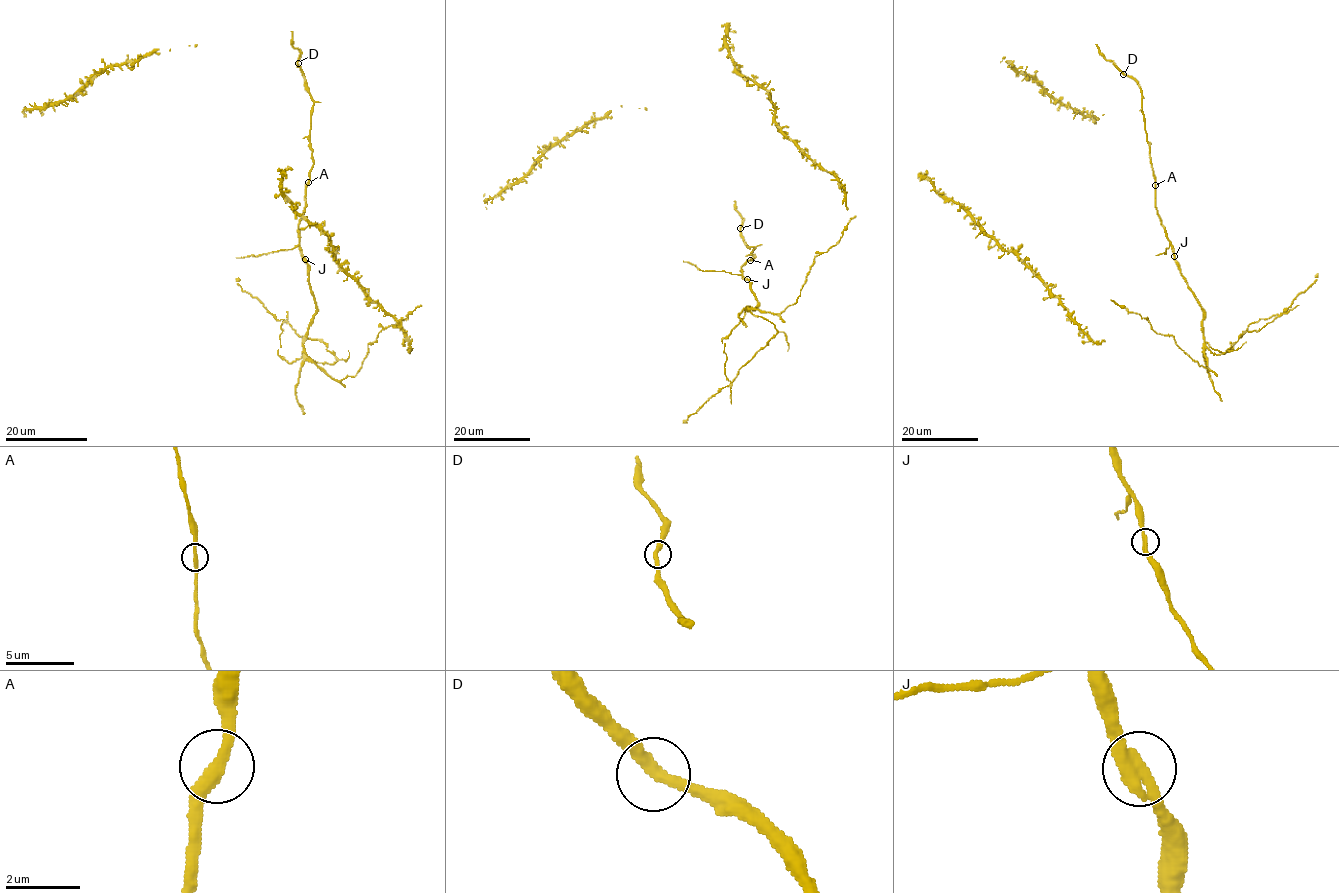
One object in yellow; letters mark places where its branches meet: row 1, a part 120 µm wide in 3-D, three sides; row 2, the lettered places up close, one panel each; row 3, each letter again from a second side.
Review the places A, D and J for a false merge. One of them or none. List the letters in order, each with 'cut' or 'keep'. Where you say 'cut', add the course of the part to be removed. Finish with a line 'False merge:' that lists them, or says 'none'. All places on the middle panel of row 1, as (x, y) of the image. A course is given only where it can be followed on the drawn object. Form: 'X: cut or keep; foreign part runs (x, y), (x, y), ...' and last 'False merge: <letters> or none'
A: keep
D: keep
J: keep
False merge: none

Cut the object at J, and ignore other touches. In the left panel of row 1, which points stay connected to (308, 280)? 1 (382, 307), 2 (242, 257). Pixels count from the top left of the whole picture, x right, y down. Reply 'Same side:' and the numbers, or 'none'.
Same side: none

